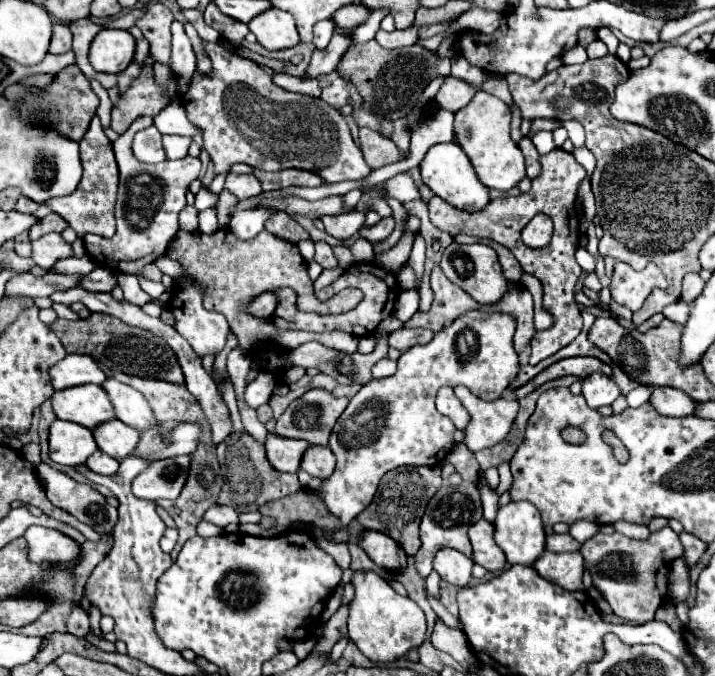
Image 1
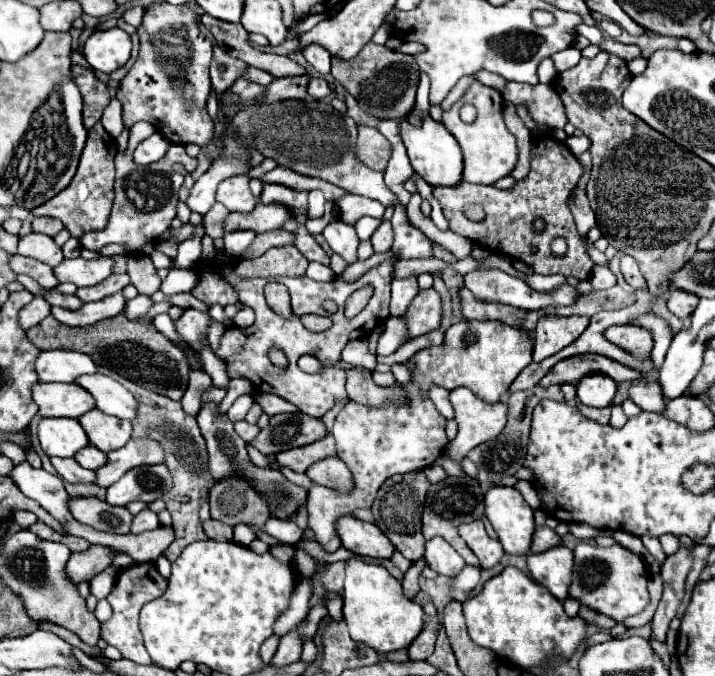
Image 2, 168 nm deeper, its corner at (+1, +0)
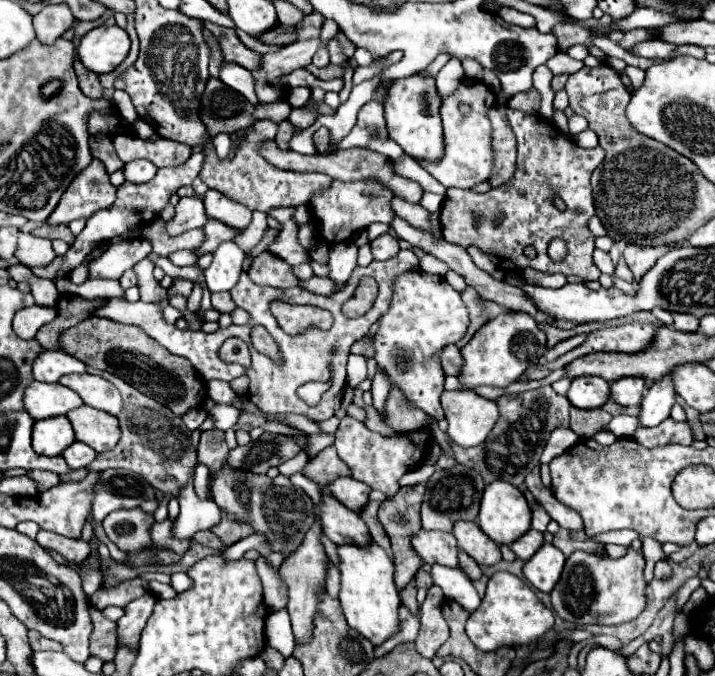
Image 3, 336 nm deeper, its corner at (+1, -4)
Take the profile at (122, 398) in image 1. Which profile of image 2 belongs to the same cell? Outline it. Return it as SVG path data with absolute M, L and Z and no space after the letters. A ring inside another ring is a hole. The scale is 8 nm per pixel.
M93 373L93 375L77 377L75 383L93 395L97 409L101 409L103 413L115 415L119 419L129 419L129 421L135 419L135 413L137 413L135 397L123 385L115 383L111 377Z

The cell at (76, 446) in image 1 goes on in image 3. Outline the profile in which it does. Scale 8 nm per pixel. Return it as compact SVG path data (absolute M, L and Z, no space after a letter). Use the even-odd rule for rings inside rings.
M51 417L35 421L33 425L33 449L39 455L61 455L75 443L75 433L67 417Z

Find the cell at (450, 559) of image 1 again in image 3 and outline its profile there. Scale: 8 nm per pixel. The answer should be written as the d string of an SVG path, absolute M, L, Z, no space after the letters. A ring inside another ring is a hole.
M419 531L411 539L417 555L429 565L457 567L457 541L453 535L443 531Z

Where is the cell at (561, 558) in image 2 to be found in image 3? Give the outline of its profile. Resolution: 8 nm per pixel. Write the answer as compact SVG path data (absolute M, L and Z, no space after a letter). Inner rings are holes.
M545 543L523 565L523 573L533 587L537 587L543 593L551 593L551 589L557 585L557 581L561 577L563 565L565 565L565 555L555 545Z

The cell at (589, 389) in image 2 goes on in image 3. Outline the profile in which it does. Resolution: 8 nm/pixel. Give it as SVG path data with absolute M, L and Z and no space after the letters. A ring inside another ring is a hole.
M577 377L569 387L567 399L579 409L599 409L611 399L611 387L601 377Z

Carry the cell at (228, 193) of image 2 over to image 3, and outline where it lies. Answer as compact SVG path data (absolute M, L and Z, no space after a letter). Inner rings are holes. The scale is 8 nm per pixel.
M209 189L203 195L203 203L209 217L219 219L235 229L245 229L251 223L251 209L239 205L239 201L231 201L229 197L223 197L223 193L215 189Z

